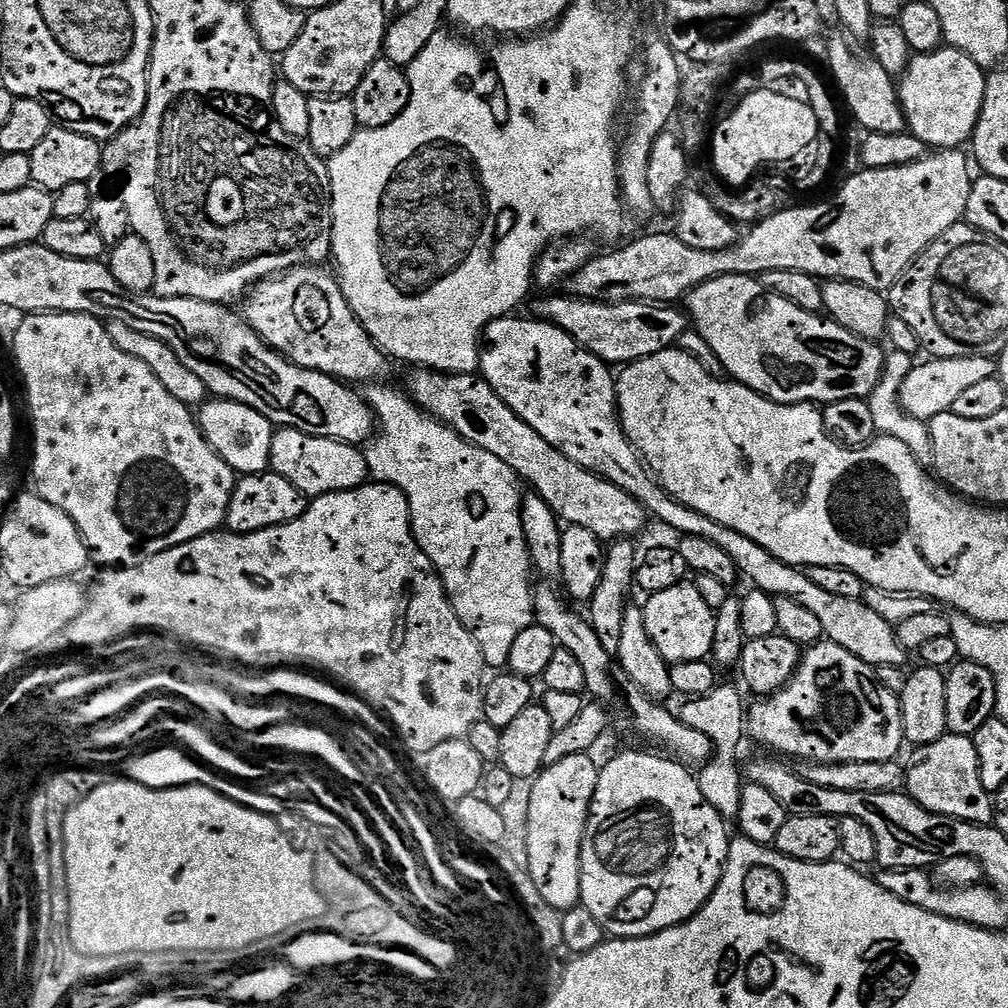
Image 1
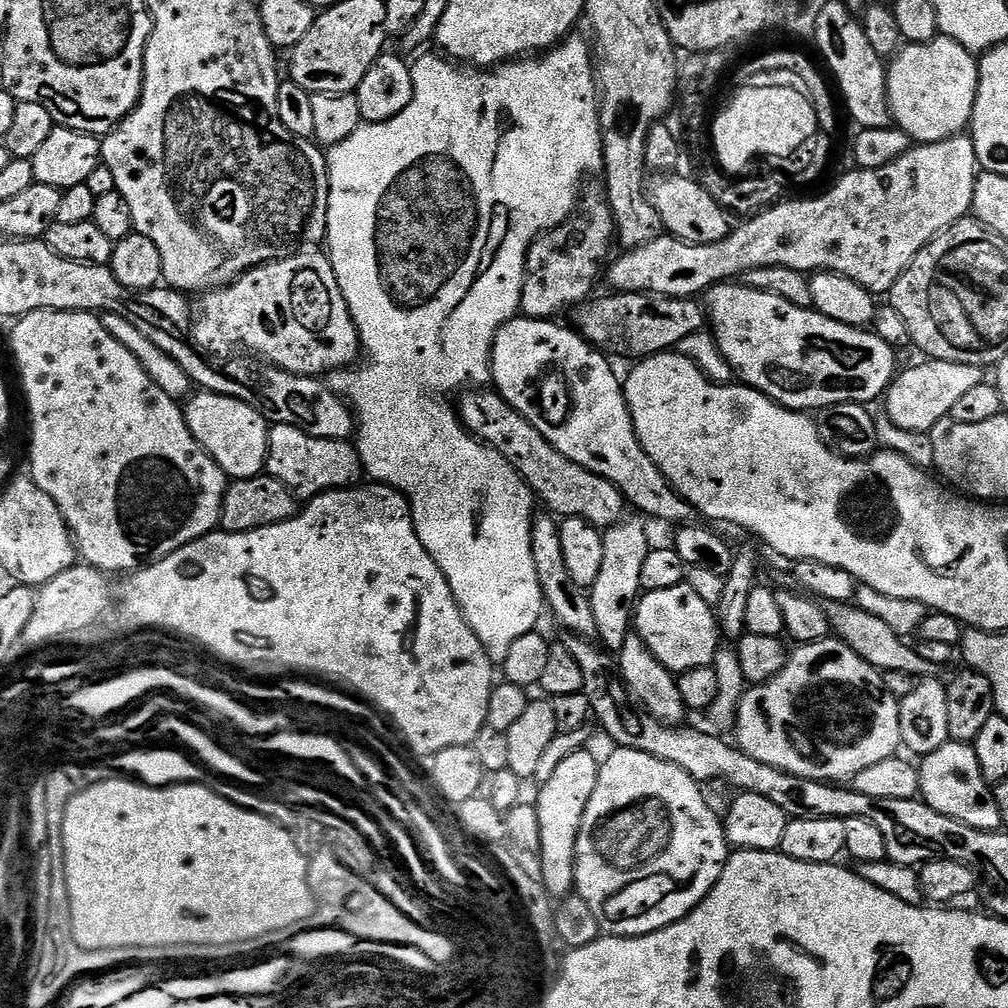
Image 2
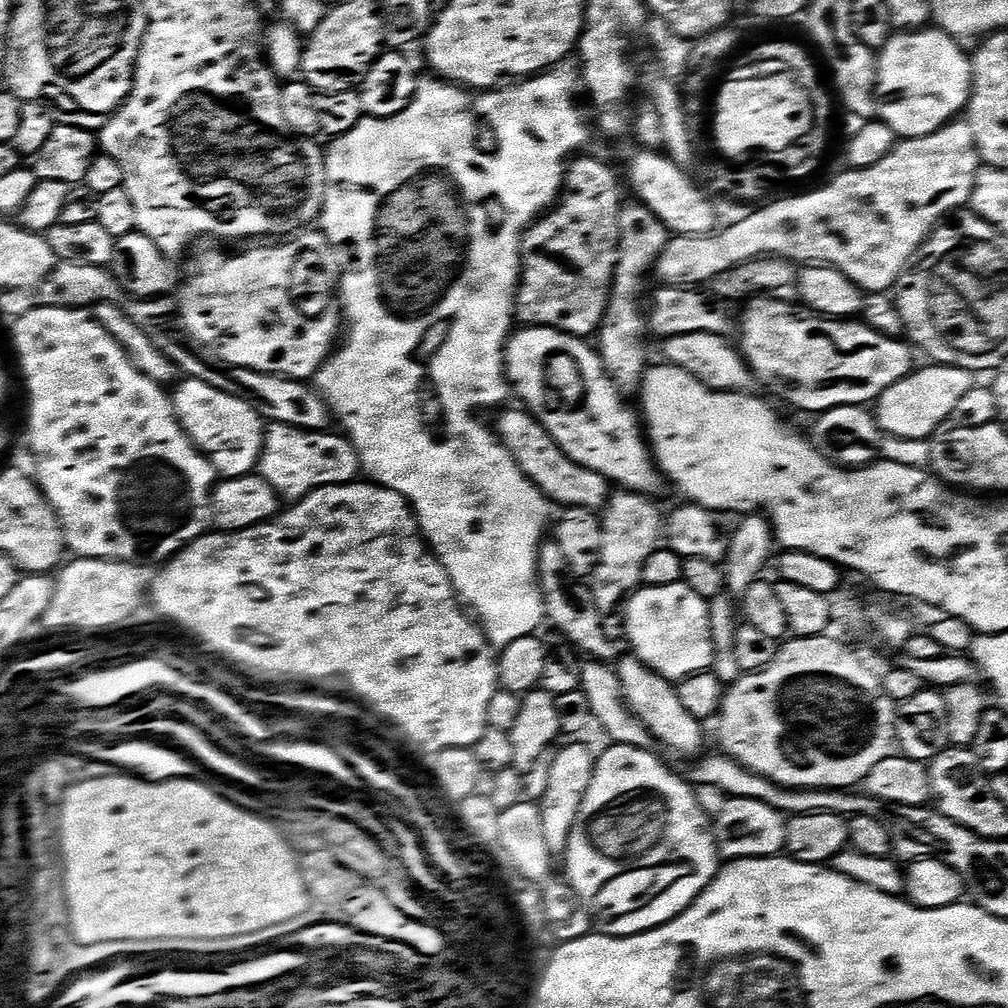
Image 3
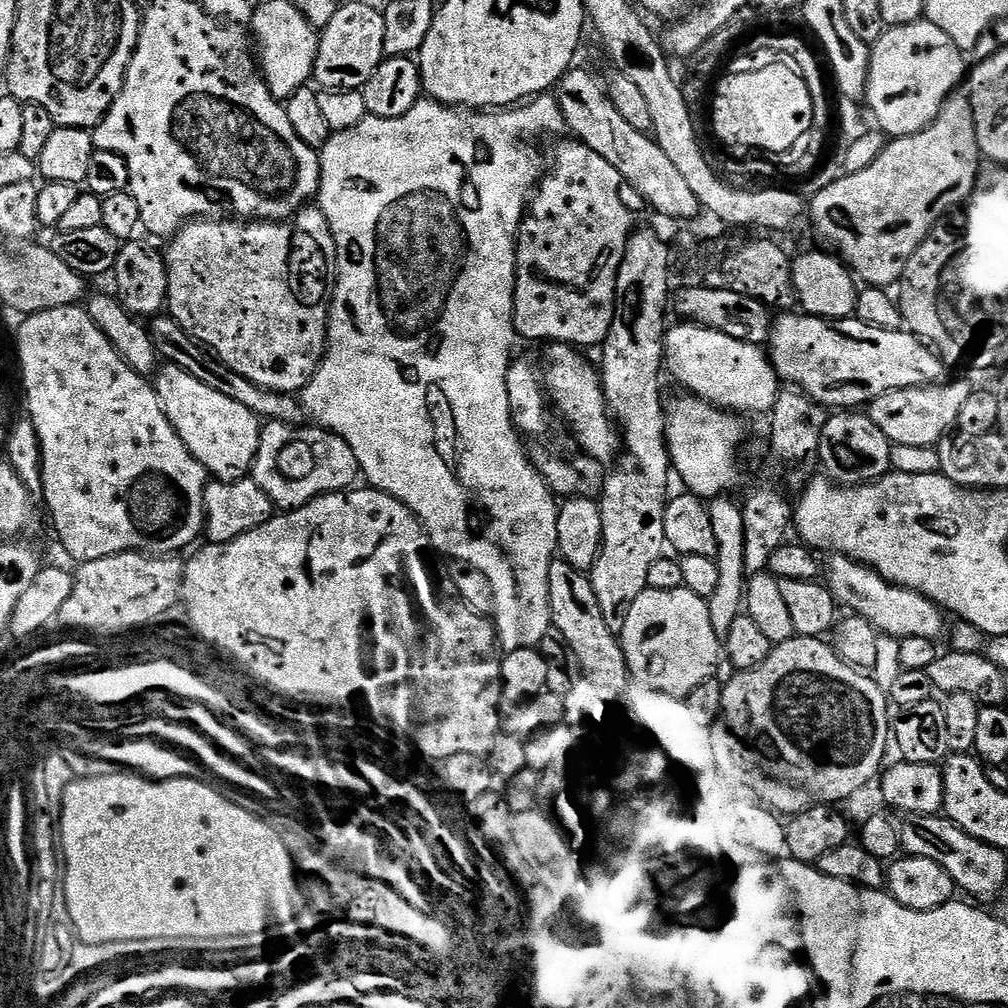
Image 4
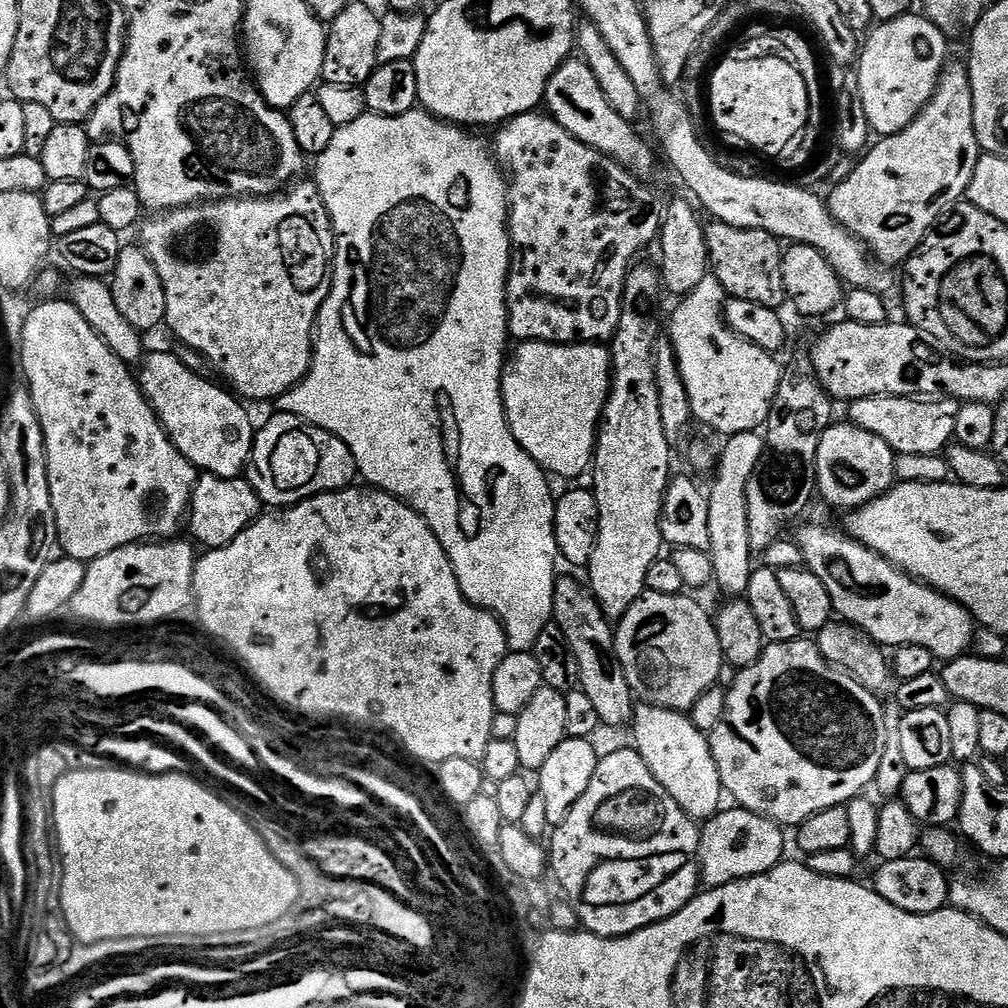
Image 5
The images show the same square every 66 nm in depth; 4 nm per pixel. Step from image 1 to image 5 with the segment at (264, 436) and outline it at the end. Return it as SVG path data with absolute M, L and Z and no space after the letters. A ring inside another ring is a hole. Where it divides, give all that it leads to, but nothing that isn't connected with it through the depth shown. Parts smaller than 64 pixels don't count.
M172 350L149 351L138 365L138 379L140 389L160 419L165 434L197 470L234 478L247 469L252 458L254 423L243 408L245 405L227 387L219 388L211 384L211 379L182 366Z

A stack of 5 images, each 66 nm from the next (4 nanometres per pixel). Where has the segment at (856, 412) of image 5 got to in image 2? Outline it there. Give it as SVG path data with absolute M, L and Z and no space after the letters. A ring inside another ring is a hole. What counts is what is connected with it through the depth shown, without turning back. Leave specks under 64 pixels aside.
M925 359L924 364L916 364L899 373L888 386L886 415L898 426L911 432L931 433L939 420L951 417L954 406L974 386L985 383L984 368L970 366L962 362L942 362Z

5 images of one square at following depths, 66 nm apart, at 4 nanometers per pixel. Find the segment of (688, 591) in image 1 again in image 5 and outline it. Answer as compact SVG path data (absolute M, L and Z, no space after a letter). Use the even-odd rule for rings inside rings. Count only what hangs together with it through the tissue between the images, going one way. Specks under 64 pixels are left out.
M645 591L644 595L638 597L634 602L634 606L630 606L630 610L626 610L626 614L615 625L614 631L616 633L616 653L622 662L622 670L626 674L626 682L630 686L633 697L637 701L653 704L655 708L669 708L672 712L682 712L685 714L691 713L692 707L698 698L702 698L702 694L706 694L706 690L717 687L720 676L720 668L725 667L724 655L720 649L718 642L718 634L716 633L716 626L713 617L708 616L708 612L696 600L691 600L691 595L681 594L679 596L671 596L670 594L654 594L653 592Z

